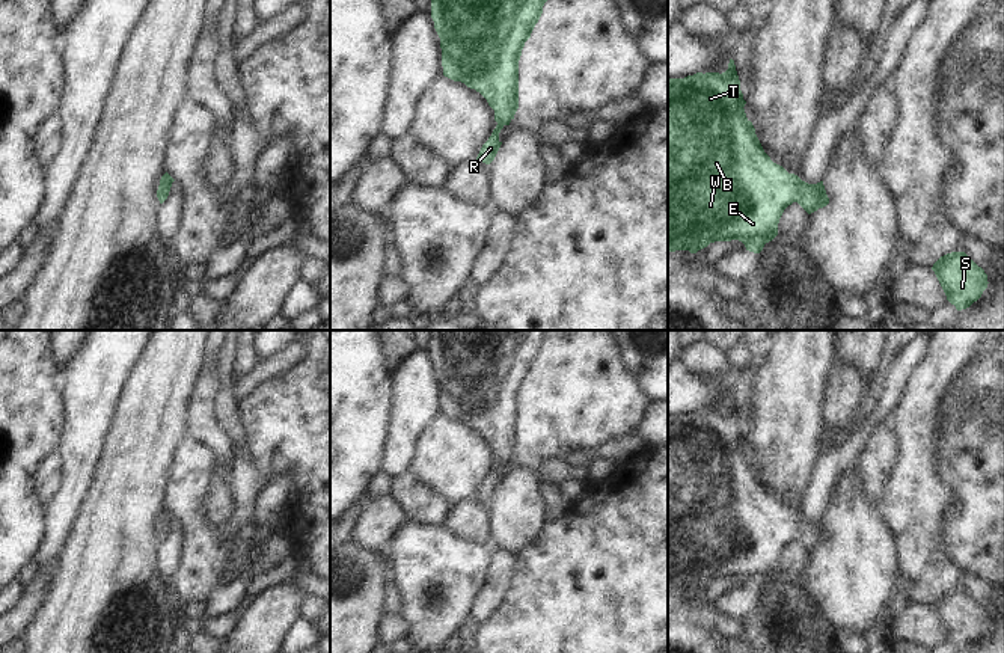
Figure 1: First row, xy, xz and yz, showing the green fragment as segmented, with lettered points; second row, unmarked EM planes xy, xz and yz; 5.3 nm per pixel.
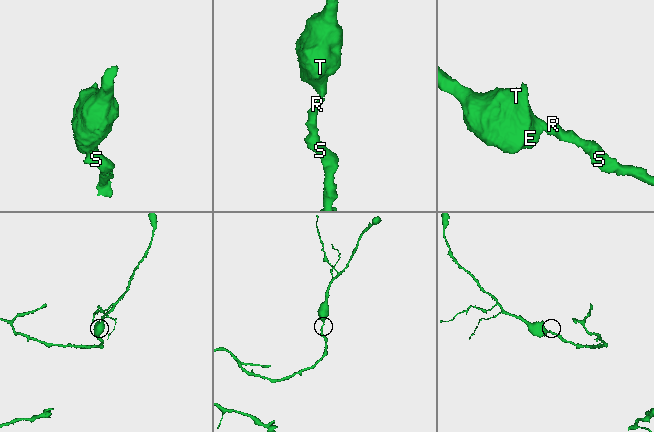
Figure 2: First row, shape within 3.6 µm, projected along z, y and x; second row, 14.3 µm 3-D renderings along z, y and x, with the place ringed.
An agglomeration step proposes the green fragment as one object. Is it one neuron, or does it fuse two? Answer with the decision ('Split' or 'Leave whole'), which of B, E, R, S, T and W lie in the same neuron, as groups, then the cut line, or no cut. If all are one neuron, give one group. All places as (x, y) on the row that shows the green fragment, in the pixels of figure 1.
Leave whole. Groups: B E R S T W. No split.

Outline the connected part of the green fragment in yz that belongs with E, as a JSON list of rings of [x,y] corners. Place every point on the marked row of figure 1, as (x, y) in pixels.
[[[730,59],[728,69],[722,74],[719,72],[696,72],[684,78],[668,78],[668,250],[689,250],[696,253],[698,250],[707,247],[715,241],[731,241],[739,240],[745,244],[746,250],[760,253],[766,243],[772,241],[778,235],[778,223],[784,210],[797,202],[808,214],[823,208],[829,204],[823,181],[817,184],[808,184],[802,181],[797,175],[788,173],[782,166],[773,163],[770,157],[764,152],[752,122],[745,113],[743,94],[740,90],[740,80],[736,71],[734,60]]]

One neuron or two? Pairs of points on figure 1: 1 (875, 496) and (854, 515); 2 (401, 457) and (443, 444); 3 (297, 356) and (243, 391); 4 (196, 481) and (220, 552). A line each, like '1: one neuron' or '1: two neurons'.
1: two neurons
2: two neurons
3: one neuron
4: one neuron

